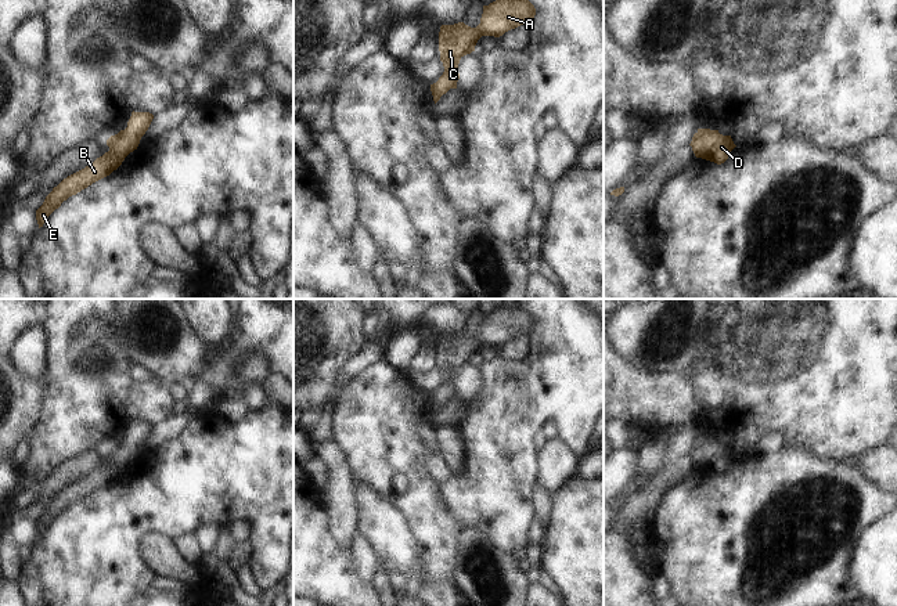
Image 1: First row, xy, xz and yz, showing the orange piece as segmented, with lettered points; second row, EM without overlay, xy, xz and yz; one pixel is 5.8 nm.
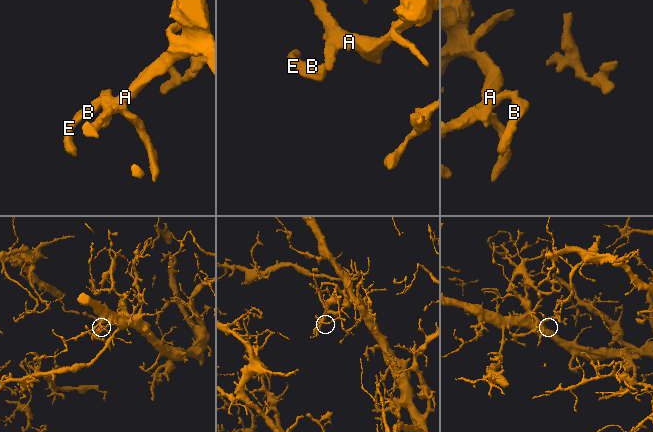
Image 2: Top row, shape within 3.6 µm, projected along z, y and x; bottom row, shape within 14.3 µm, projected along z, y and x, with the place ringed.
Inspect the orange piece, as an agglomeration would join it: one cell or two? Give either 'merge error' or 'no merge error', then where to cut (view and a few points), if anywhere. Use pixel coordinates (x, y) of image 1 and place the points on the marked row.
no merge error; cut none

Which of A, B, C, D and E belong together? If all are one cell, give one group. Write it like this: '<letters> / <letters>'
A B C D E

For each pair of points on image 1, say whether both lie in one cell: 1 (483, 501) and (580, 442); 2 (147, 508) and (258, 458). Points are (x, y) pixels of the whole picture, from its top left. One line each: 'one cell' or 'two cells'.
1: one cell
2: one cell

